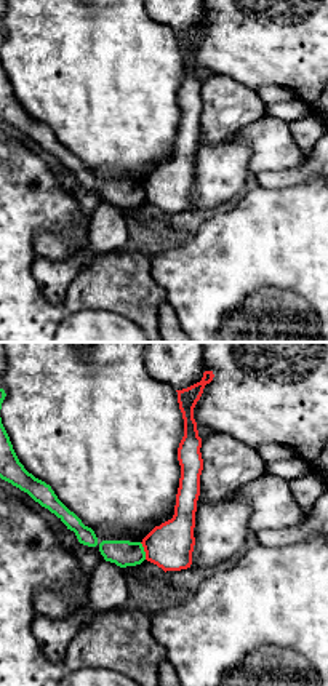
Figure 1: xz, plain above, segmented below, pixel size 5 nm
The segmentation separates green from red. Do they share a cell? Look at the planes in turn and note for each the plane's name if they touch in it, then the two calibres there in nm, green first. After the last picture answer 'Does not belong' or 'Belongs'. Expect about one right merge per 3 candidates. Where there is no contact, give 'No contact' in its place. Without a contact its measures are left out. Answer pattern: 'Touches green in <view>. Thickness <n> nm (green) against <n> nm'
Touches green in xz. Thickness 130 nm (green) against 240 nm

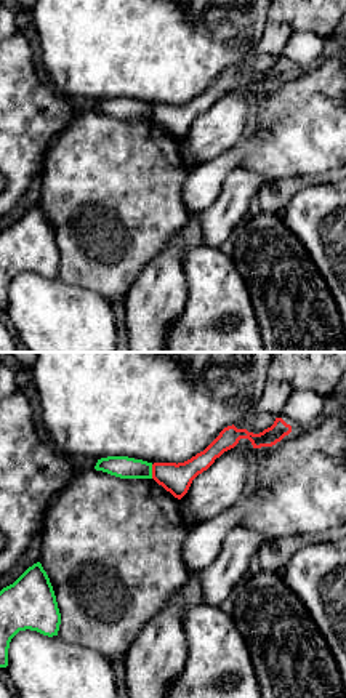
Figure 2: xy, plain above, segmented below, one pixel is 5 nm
Touches green in xy. Thickness 110 nm (green) against 150 nm

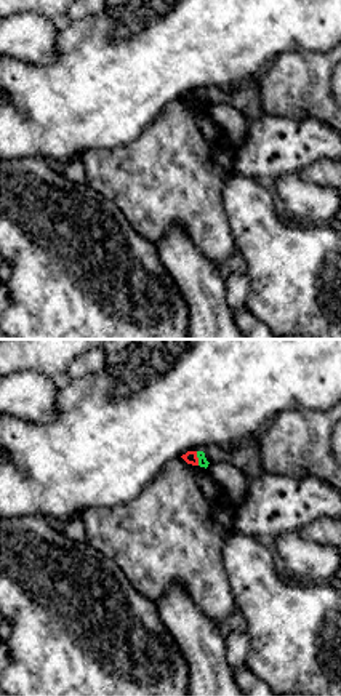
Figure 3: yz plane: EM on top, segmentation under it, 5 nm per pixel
Touches green in yz. Thickness 50 nm (green) against 60 nm

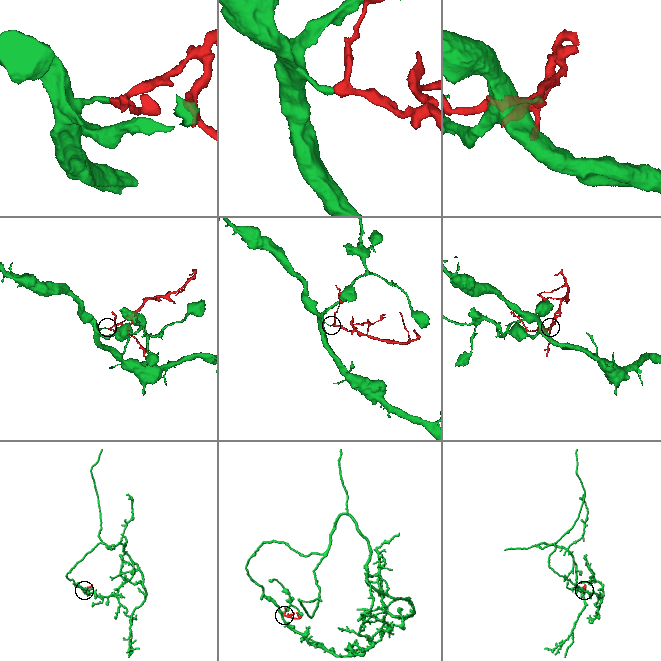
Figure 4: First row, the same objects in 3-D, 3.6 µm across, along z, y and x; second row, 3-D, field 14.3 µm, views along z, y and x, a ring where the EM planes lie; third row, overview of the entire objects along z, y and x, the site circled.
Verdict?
Does not belong

